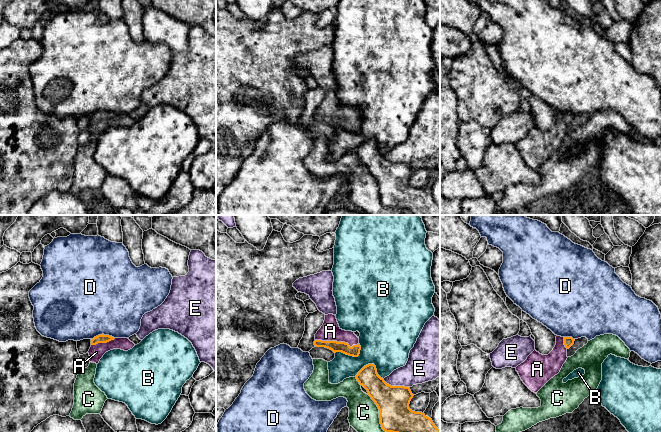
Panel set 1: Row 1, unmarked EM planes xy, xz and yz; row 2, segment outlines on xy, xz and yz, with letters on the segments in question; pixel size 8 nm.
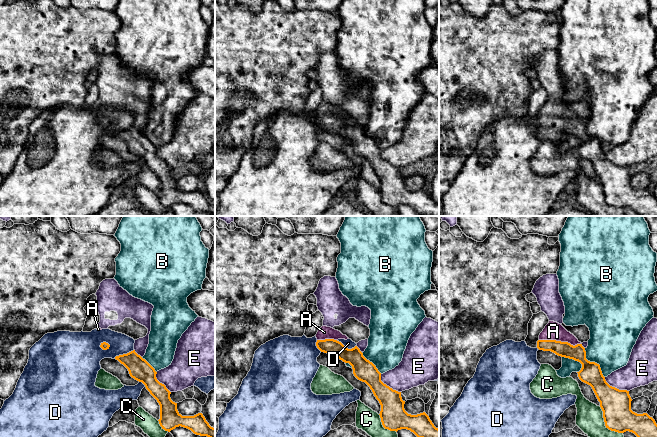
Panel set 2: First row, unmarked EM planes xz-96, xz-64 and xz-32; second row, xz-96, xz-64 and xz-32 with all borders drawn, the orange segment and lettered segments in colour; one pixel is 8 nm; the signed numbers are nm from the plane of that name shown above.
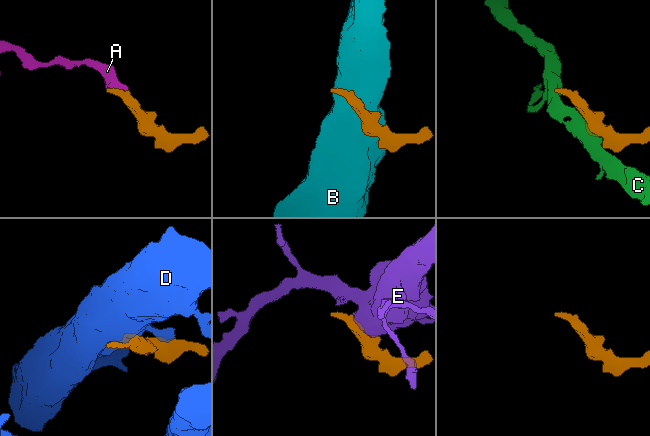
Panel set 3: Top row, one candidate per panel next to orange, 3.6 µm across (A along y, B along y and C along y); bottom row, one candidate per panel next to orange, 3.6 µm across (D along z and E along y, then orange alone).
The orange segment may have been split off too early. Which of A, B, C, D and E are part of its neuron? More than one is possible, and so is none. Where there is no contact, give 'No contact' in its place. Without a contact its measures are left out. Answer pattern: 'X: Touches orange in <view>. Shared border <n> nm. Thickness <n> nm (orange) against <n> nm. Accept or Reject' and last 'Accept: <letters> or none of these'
A: Touches orange in xz. Shared border 360 nm. Thickness 90 nm (orange) against 160 nm. Accept
B: Touches orange in xz. Shared border 240 nm. Thickness 180 nm (orange) against 440 nm. Reject
C: Touches orange in xz. Shared border 440 nm. Thickness 260 nm (orange) against 240 nm. Reject
D: Touches orange in xy. Shared border 190 nm. Thickness 70 nm (orange) against 500 nm. Reject
E: Touches orange in xz. Shared border 220 nm. Thickness 260 nm (orange) against 240 nm. Reject
Accept: A

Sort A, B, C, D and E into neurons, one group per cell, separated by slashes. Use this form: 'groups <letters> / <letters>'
groups A / B / C / D / E

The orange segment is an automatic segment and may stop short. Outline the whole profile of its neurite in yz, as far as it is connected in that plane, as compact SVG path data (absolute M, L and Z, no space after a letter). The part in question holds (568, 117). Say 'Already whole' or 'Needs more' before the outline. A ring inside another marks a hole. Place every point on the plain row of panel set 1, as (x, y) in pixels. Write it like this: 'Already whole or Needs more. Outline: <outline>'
Needs more. Outline: M556 112L556 121L548 131L534 126L516 143L523 159L537 169L551 154L557 151L567 136L567 126L574 120L572 113Z

